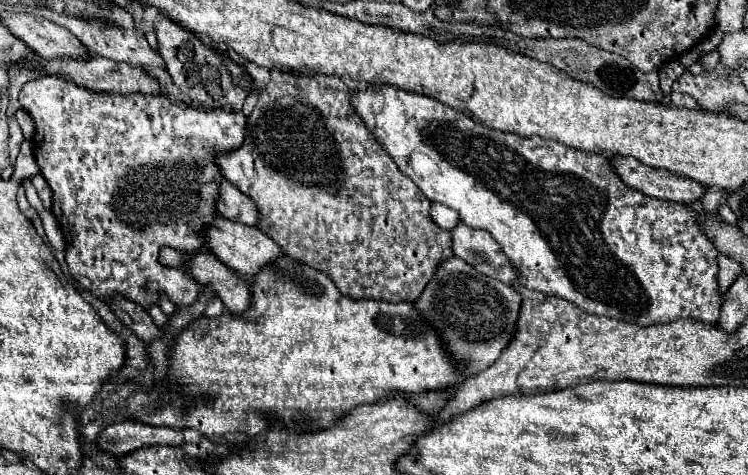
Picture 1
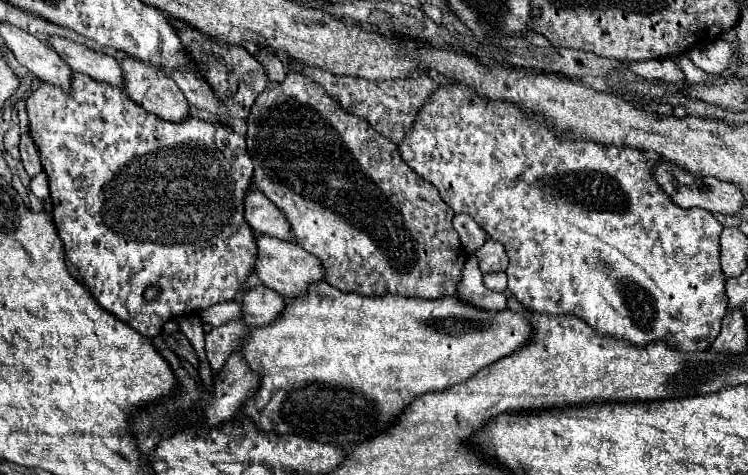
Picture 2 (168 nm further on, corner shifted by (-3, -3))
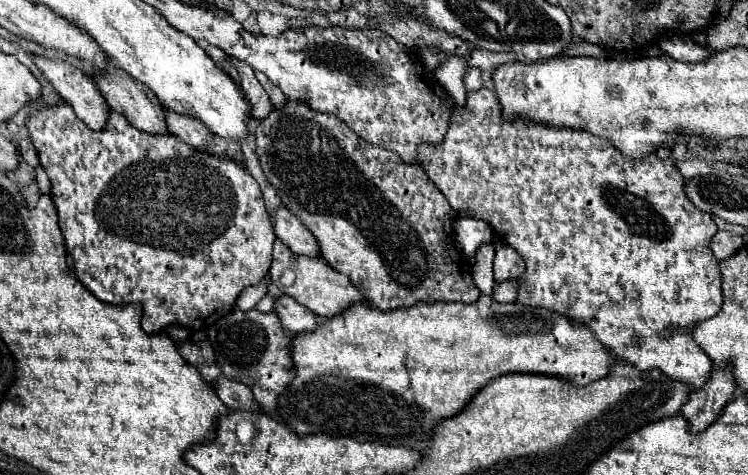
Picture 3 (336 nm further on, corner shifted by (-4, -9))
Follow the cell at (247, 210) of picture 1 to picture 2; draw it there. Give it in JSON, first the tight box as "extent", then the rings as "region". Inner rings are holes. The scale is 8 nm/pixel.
{"extent":[245,190,291,240],"region":[[[249,190],[245,196],[245,222],[253,228],[255,234],[267,234],[281,240],[291,238],[289,222],[281,210],[257,190]]]}

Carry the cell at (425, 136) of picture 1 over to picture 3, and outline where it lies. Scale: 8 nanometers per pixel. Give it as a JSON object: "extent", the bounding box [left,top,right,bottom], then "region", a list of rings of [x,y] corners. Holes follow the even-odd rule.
{"extent":[418,88,722,392],"region":[[[482,88],[478,92],[470,92],[466,106],[464,108],[456,108],[456,112],[450,118],[450,128],[448,134],[444,138],[444,142],[440,146],[420,146],[418,148],[418,156],[424,162],[424,170],[428,174],[428,178],[436,184],[436,188],[448,198],[450,206],[460,212],[460,210],[468,210],[472,218],[484,220],[502,242],[510,244],[526,262],[526,272],[524,276],[520,276],[520,292],[518,292],[518,302],[524,306],[538,306],[538,308],[548,308],[548,310],[556,310],[560,314],[568,314],[578,318],[580,322],[584,322],[592,332],[596,332],[598,340],[608,346],[610,350],[614,350],[614,354],[630,364],[634,364],[638,370],[646,372],[646,370],[660,370],[662,374],[666,374],[672,380],[680,380],[684,384],[690,386],[690,392],[698,392],[708,380],[710,380],[710,370],[712,370],[712,360],[706,356],[704,350],[700,350],[700,346],[694,346],[694,340],[688,332],[682,334],[674,334],[672,340],[660,338],[660,332],[666,326],[682,326],[682,328],[690,328],[694,326],[694,322],[706,320],[714,314],[720,312],[722,306],[722,288],[720,288],[720,270],[718,270],[718,260],[714,258],[714,254],[710,252],[710,240],[716,234],[716,224],[712,220],[710,214],[698,210],[690,198],[686,198],[684,192],[684,176],[680,174],[680,170],[676,168],[676,164],[668,158],[668,160],[660,160],[656,154],[642,158],[642,160],[634,160],[628,158],[624,154],[618,154],[618,150],[614,150],[614,146],[610,146],[606,140],[592,136],[584,130],[570,130],[570,128],[562,128],[556,130],[554,126],[538,126],[534,122],[522,120],[522,118],[514,118],[514,120],[504,120],[502,112],[498,108],[498,100],[496,94],[488,88]]]}

